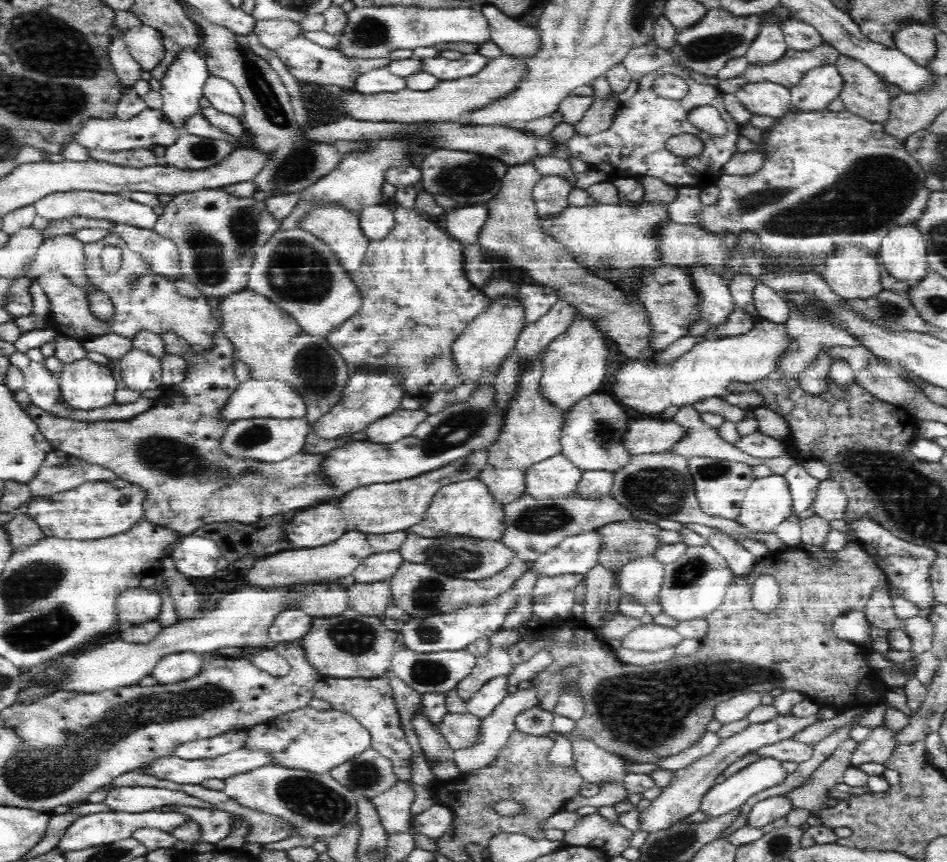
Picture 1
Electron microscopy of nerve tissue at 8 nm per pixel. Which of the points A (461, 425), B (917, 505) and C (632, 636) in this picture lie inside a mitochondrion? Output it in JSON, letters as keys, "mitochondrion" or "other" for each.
{"A":"mitochondrion","B":"mitochondrion","C":"other"}

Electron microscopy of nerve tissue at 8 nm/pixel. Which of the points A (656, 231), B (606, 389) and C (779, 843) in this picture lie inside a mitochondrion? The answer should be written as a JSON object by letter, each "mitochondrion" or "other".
{"A":"other","B":"other","C":"mitochondrion"}

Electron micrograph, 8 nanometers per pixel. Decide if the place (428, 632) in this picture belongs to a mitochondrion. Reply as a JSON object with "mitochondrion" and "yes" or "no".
{"mitochondrion":"yes"}

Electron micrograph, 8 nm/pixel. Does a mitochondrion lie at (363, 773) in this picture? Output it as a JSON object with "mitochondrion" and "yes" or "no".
{"mitochondrion":"yes"}

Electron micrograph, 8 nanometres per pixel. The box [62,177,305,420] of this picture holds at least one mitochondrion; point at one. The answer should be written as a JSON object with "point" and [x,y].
{"point":[213,255]}

